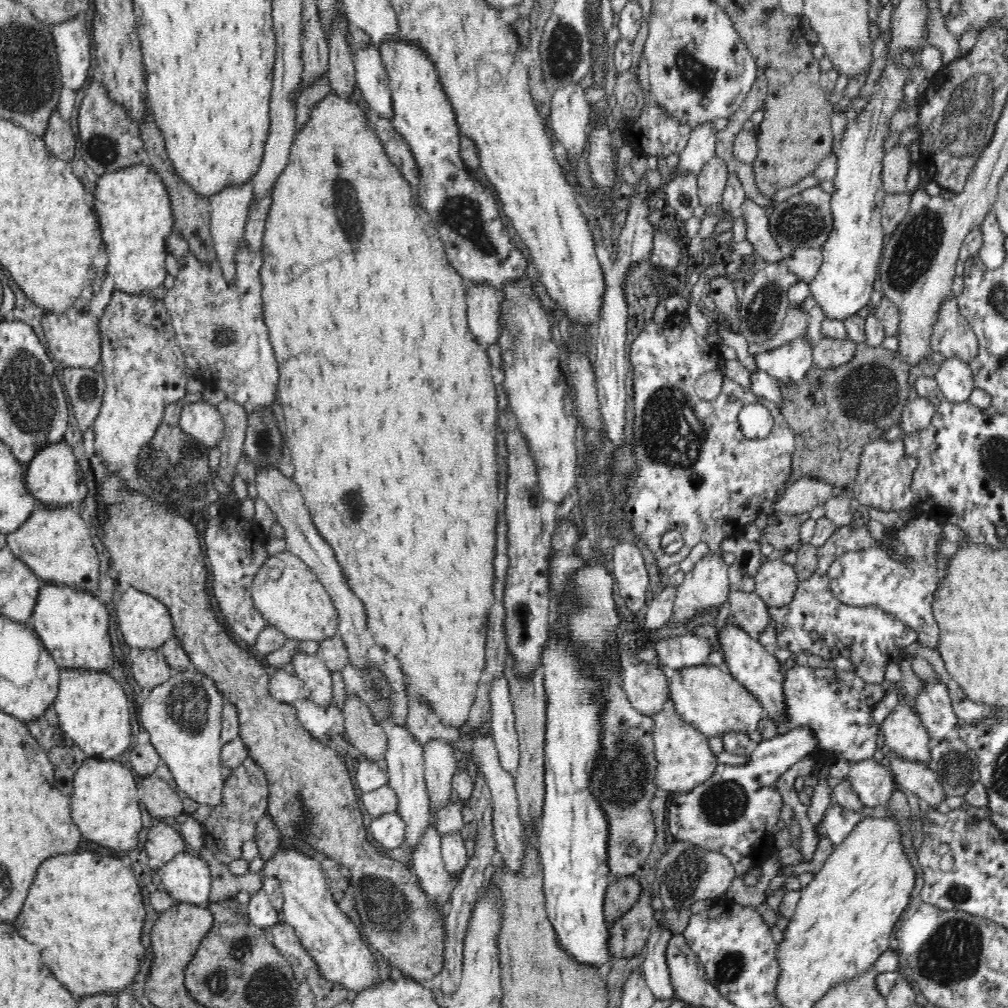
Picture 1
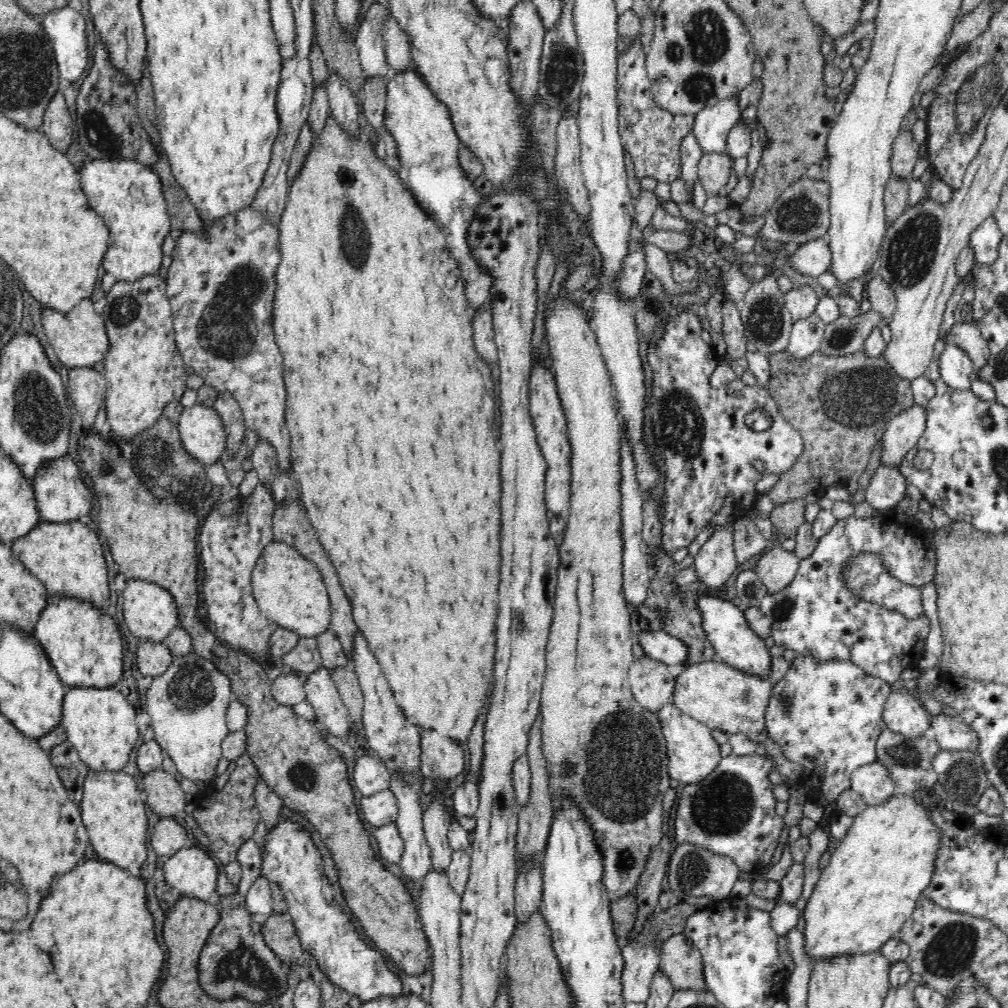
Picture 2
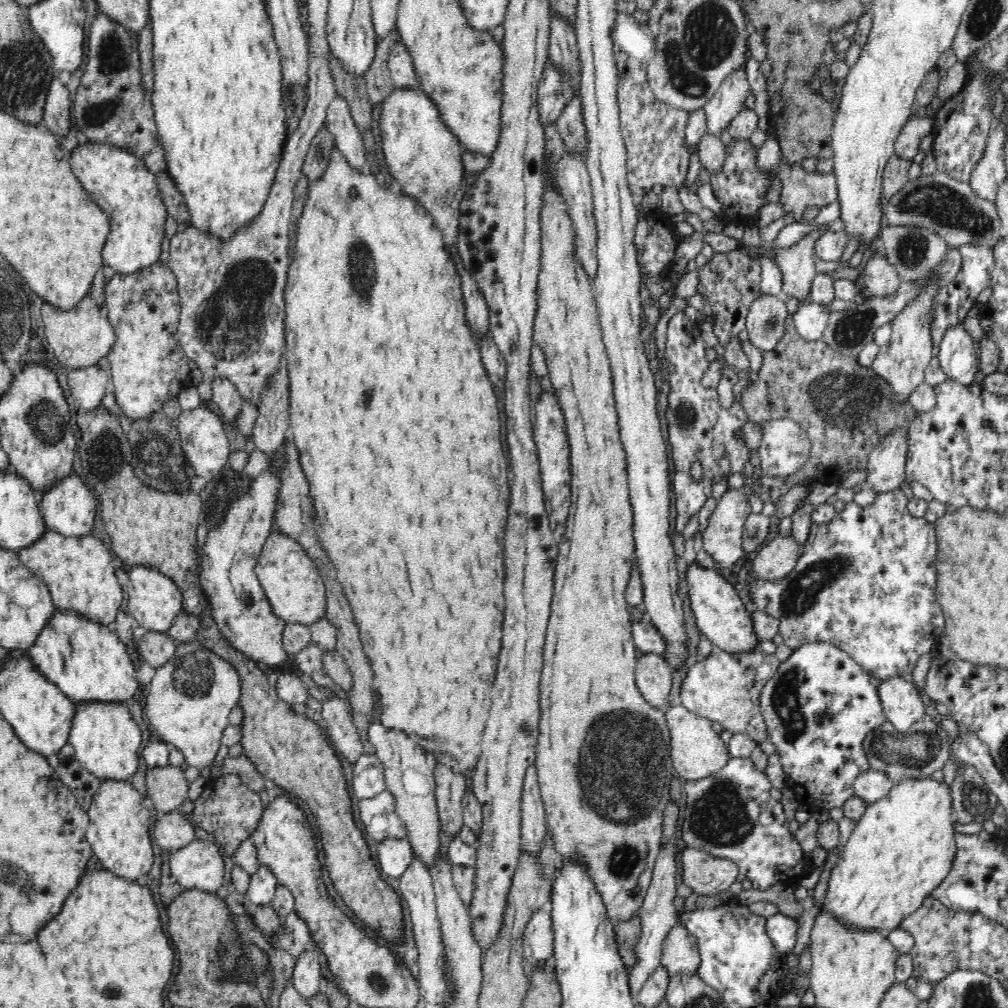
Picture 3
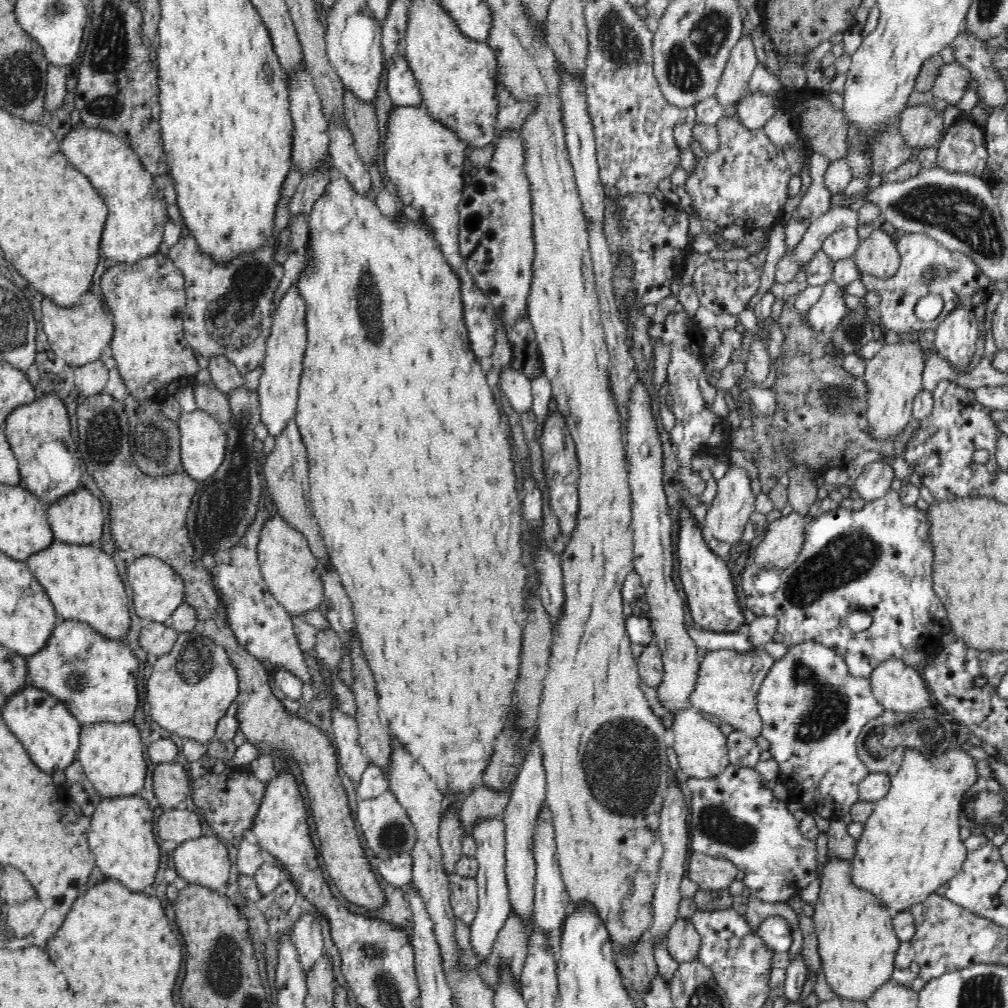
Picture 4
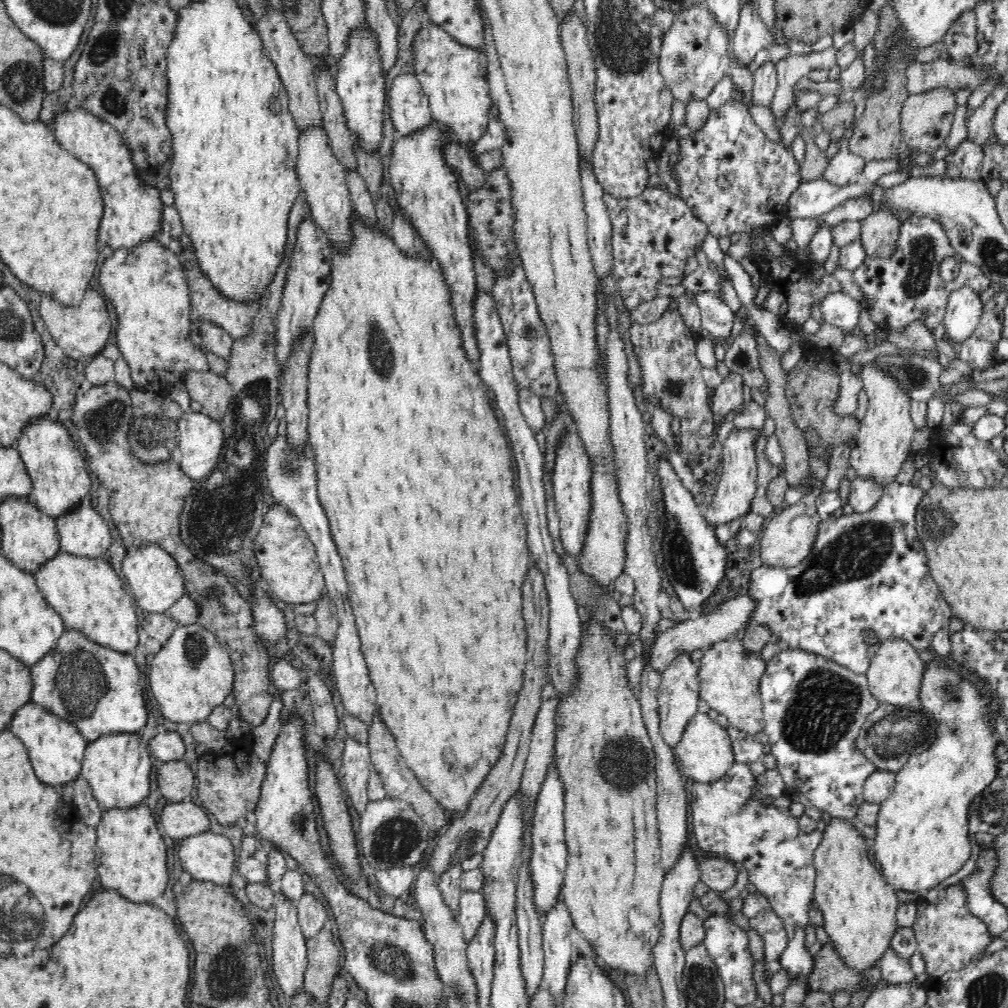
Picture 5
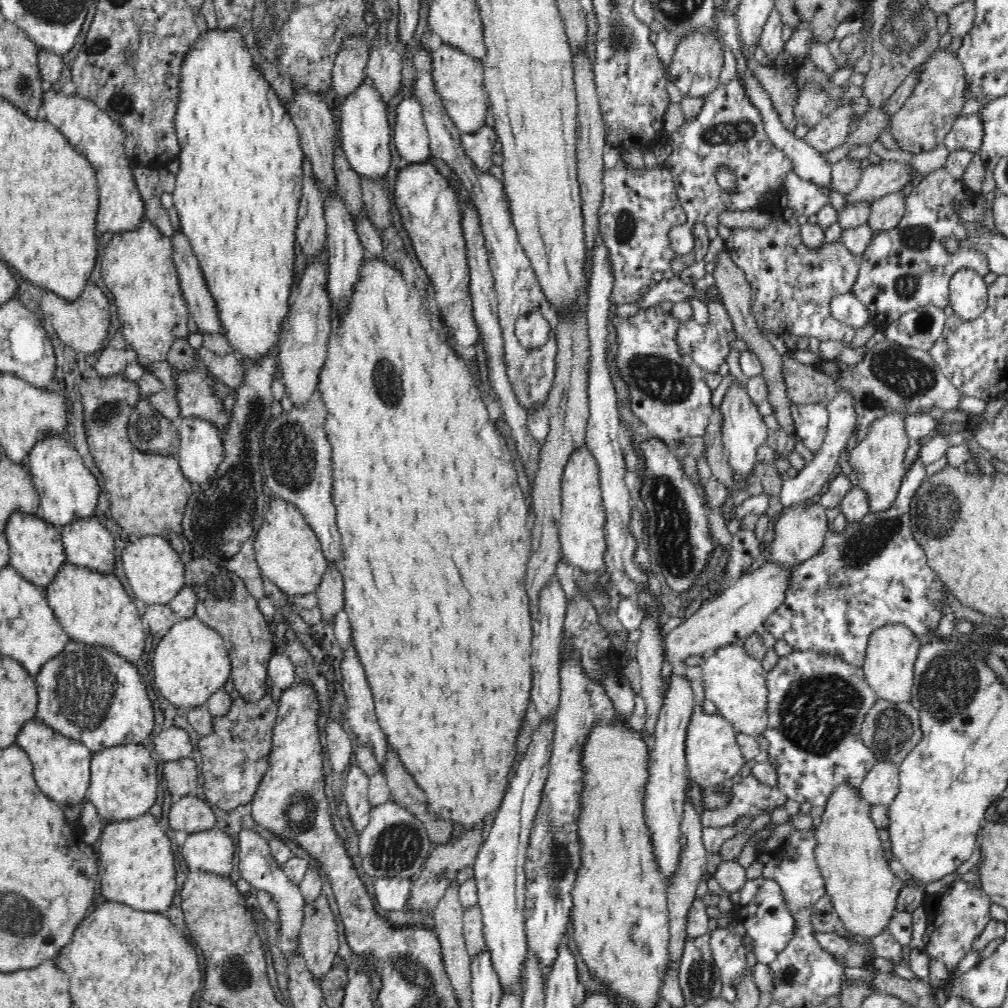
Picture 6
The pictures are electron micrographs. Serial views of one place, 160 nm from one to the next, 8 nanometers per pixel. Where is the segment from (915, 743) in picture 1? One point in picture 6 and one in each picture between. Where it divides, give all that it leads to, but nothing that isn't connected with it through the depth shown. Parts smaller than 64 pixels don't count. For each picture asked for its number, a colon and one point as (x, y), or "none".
2: (903, 713)
3: (903, 703)
4: (899, 688)
5: (894, 676)
6: (891, 653)

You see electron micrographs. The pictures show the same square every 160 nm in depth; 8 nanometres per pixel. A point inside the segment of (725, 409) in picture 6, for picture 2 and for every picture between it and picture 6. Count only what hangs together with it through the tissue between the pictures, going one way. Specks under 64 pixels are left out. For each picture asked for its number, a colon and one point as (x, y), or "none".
2: (715, 562)
3: (722, 541)
4: (734, 503)
5: (737, 487)

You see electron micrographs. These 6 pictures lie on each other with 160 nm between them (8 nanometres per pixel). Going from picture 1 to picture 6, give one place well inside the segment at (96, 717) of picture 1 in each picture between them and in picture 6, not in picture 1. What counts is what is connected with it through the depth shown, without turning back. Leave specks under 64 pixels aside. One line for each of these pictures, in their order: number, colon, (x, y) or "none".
2: (100, 722)
3: (106, 739)
4: (111, 754)
5: (117, 766)
6: (123, 779)

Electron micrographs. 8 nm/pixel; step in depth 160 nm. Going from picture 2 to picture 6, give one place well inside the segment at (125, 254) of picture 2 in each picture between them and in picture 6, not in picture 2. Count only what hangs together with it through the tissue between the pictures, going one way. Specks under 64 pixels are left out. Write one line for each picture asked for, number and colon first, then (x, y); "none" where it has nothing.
3: (120, 183)
4: (137, 214)
5: (132, 208)
6: (91, 132)

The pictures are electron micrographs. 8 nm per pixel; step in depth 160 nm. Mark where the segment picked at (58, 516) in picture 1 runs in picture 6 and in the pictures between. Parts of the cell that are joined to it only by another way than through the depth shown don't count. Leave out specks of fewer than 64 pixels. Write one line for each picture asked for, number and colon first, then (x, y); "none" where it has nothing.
2: (68, 558)
3: (78, 571)
4: (82, 581)
5: (86, 592)
6: (93, 608)

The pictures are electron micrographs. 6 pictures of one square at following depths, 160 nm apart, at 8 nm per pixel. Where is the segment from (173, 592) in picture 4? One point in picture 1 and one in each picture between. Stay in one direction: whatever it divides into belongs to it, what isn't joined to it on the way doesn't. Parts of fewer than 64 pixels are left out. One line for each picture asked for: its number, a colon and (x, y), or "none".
1: (145, 623)
2: (149, 611)
3: (155, 601)

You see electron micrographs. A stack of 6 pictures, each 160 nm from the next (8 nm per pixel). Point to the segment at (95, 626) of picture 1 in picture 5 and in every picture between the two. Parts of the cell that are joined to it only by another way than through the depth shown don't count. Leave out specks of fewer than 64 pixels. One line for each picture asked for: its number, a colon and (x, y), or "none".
2: (83, 644)
3: (86, 660)
4: (94, 676)
5: (97, 689)

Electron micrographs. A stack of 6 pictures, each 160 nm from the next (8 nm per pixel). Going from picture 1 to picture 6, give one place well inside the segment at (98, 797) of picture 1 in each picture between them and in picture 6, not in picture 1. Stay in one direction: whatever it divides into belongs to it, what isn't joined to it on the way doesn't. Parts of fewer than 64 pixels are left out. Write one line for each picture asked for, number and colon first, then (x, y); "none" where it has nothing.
2: (111, 809)
3: (118, 827)
4: (120, 833)
5: (131, 858)
6: (136, 866)

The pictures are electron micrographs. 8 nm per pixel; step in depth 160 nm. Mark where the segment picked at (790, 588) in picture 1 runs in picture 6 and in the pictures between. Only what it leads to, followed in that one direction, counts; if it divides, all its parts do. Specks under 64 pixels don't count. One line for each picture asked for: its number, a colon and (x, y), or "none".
2: (777, 568)
3: (775, 560)
4: (781, 545)
5: (789, 537)
6: (800, 531)

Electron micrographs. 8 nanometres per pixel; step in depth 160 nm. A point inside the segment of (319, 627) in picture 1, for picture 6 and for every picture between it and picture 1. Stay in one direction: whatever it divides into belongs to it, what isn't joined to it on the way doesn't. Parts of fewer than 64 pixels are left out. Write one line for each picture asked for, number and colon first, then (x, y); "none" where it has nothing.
2: (288, 588)
3: (292, 584)
4: (290, 570)
5: (287, 559)
6: (288, 552)

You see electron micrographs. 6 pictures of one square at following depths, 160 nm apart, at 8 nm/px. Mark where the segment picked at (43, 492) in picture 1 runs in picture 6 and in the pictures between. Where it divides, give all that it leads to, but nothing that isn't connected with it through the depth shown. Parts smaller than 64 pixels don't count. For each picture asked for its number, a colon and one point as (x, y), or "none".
2: (62, 496)
3: (69, 507)
4: (77, 518)
5: (83, 531)
6: (87, 543)

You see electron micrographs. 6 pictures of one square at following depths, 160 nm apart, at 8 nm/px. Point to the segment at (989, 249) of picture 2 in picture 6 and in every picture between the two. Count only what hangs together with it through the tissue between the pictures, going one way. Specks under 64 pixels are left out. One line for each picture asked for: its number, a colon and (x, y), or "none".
3: (954, 300)
4: (960, 282)
5: (896, 291)
6: (910, 262)

